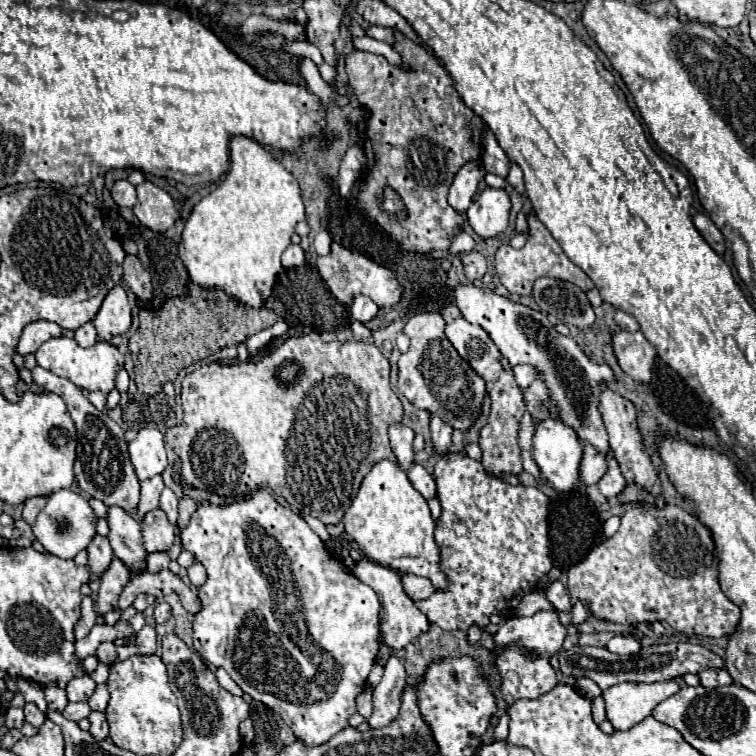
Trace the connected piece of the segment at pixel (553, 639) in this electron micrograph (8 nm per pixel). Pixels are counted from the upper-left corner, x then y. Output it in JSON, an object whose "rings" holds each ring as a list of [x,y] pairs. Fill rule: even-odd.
{"rings":[[[540,610],[534,616],[516,616],[510,618],[500,630],[494,634],[496,638],[496,666],[498,674],[502,678],[502,698],[508,704],[514,704],[516,700],[536,700],[538,696],[550,692],[558,680],[556,674],[548,662],[552,654],[556,654],[562,648],[562,642],[566,638],[566,626],[560,622],[558,612],[554,610]],[[524,650],[536,650],[540,654],[538,660],[524,660]]]}

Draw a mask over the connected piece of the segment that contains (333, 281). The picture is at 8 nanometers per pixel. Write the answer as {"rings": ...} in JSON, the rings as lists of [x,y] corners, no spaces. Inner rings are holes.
{"rings":[[[332,244],[330,254],[318,256],[318,272],[320,272],[322,280],[328,284],[334,298],[346,306],[352,302],[352,298],[356,294],[370,296],[378,308],[390,308],[402,300],[402,286],[396,280],[394,270],[370,260],[368,256],[364,256],[360,252],[352,252],[340,244]]]}

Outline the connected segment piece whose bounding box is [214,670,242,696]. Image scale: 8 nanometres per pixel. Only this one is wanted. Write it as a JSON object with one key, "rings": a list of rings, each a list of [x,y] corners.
{"rings":[[[214,670],[216,672],[216,676],[218,676],[218,684],[224,688],[224,690],[228,690],[228,692],[232,692],[232,694],[236,694],[236,696],[242,696],[242,690],[232,682],[232,678],[224,672],[224,670]]]}

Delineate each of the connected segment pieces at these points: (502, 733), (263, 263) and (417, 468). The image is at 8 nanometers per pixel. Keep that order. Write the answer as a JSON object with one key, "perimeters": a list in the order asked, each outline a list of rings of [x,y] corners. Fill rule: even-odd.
{"perimeters":[[[[503,714],[494,729],[493,737],[495,740],[506,740],[509,733],[509,716]]],[[[234,136],[230,142],[230,160],[226,180],[192,208],[178,242],[178,252],[192,282],[204,288],[228,290],[238,302],[260,308],[262,302],[272,294],[276,274],[282,270],[280,256],[292,244],[296,224],[306,216],[304,202],[296,178],[256,140]]],[[[412,464],[410,472],[408,472],[408,478],[410,478],[412,486],[414,486],[426,500],[436,498],[436,482],[434,482],[434,478],[432,478],[420,464]]]]}

